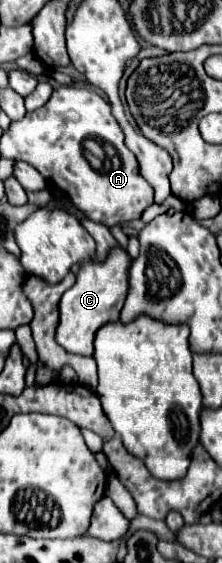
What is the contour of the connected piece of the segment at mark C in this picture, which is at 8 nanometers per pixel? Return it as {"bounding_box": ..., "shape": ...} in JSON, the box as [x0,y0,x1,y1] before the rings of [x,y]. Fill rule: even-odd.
{"bounding_box":[57,247,131,357],"shape":[[[121,247],[109,249],[105,261],[101,263],[95,261],[93,257],[79,263],[77,281],[71,289],[63,293],[59,303],[61,321],[57,327],[57,343],[63,345],[65,351],[93,357],[93,339],[97,329],[107,323],[119,321],[119,313],[129,291],[129,277],[127,277],[129,265],[131,265],[131,257]]]}

